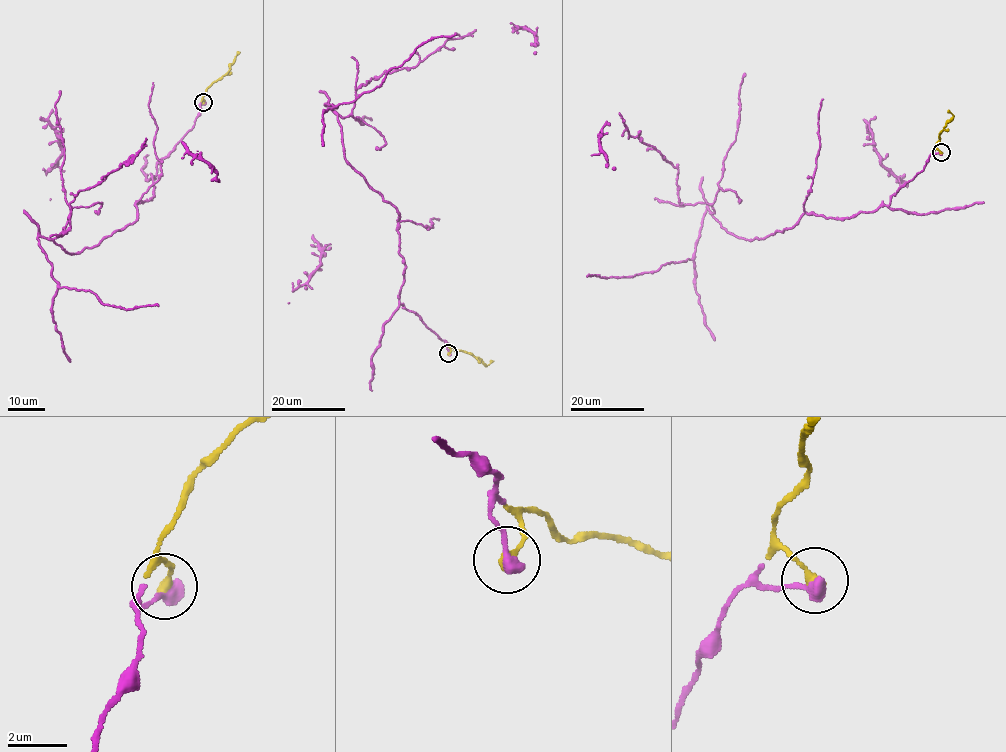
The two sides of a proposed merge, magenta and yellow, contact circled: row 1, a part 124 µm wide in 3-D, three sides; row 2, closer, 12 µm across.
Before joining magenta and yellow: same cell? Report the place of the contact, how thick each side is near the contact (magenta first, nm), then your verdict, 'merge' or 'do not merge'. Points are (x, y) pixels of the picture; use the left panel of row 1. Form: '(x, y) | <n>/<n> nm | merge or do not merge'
(203, 102) | 460/340 nm | merge

